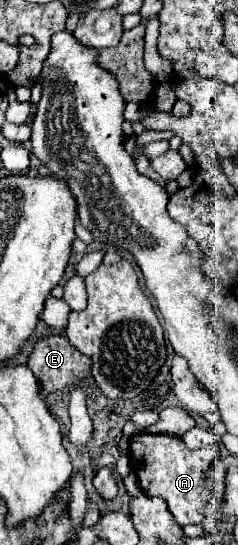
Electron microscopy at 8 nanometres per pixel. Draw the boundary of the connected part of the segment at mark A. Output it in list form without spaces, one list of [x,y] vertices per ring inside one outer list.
[[[135,434],[129,442],[129,458],[131,468],[139,478],[139,486],[149,496],[165,498],[169,512],[173,514],[179,526],[201,524],[205,510],[201,498],[209,494],[209,484],[205,484],[205,472],[209,472],[209,464],[213,464],[219,454],[219,446],[211,444],[201,450],[189,450],[181,438],[169,434]]]

